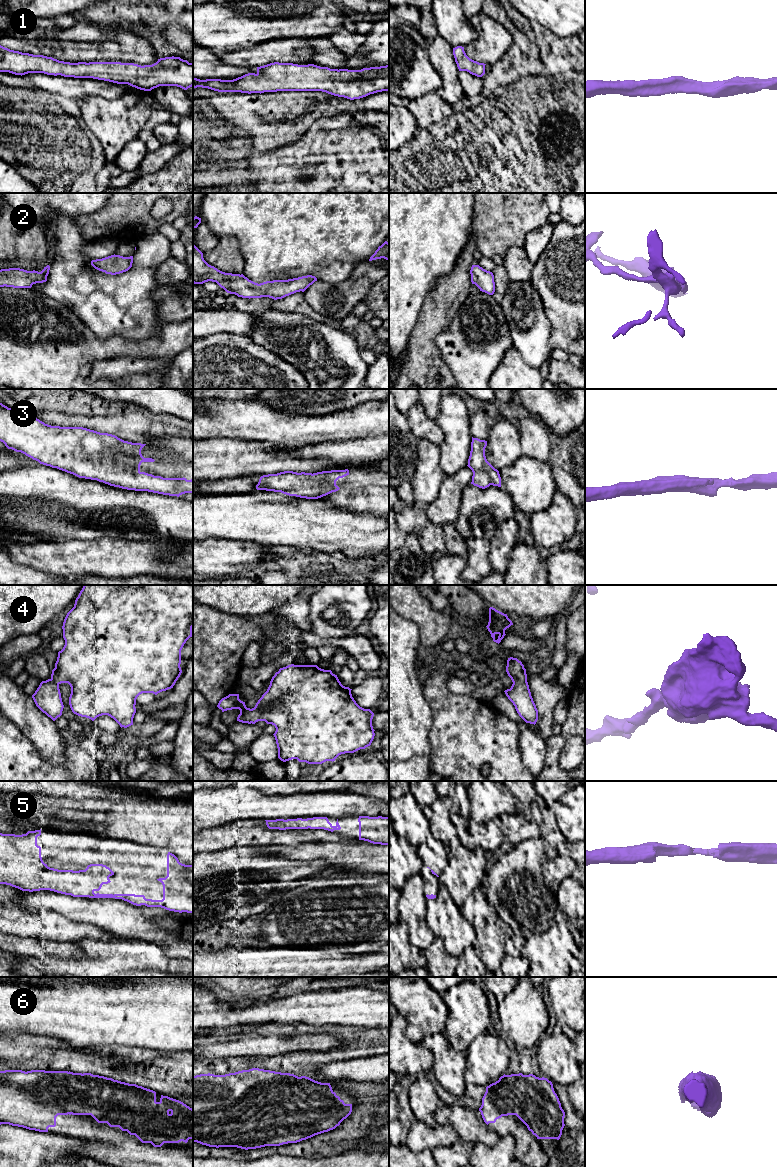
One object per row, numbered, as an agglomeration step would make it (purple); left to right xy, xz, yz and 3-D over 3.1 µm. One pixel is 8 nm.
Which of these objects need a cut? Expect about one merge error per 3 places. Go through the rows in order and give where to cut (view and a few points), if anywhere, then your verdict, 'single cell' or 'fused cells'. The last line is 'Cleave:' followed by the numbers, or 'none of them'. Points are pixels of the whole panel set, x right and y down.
1: no cut; single cell
2: no cut; single cell
3: no cut; single cell
4: no cut; single cell
5: no cut; single cell
6: no cut; single cell
Cleave: none of them

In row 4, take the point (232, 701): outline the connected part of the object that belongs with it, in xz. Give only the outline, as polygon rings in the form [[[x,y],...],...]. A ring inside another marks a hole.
[[[288,665],[280,668],[272,677],[267,691],[258,700],[255,707],[247,708],[245,702],[239,699],[239,694],[229,694],[222,698],[217,707],[222,712],[239,709],[240,714],[237,721],[255,724],[265,721],[275,726],[273,734],[278,748],[278,758],[283,761],[297,759],[299,762],[308,764],[322,764],[335,759],[345,753],[354,753],[360,749],[370,746],[375,733],[372,726],[374,713],[370,709],[360,707],[352,697],[349,687],[345,687],[339,681],[337,675],[331,670],[324,670],[317,665]]]

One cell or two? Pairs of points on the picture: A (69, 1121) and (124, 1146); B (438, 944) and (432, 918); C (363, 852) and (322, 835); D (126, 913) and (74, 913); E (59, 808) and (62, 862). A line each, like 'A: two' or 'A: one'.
A: one
B: two
C: two
D: one
E: two

